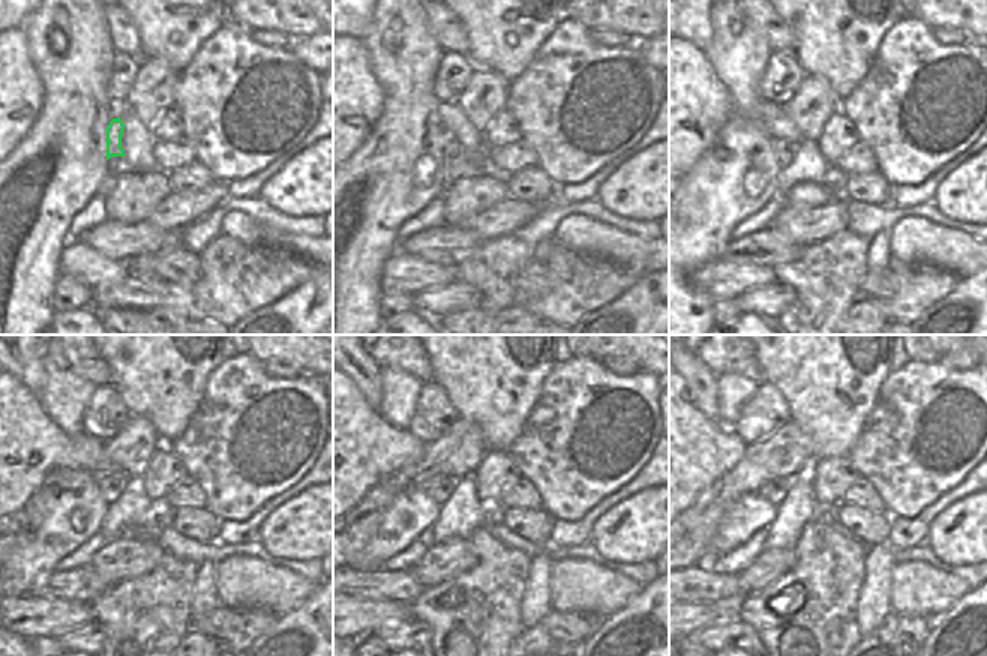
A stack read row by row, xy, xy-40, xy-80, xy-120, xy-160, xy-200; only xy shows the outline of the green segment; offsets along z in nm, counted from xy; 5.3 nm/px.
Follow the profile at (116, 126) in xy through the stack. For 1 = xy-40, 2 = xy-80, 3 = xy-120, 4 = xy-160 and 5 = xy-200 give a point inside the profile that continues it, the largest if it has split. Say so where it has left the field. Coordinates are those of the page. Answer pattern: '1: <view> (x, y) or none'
1: xy-40 (452, 149)
2: xy-80 (785, 150)
3: xy-120 (110, 485)
4: xy-160 (440, 488)
5: xy-200 (773, 491)

